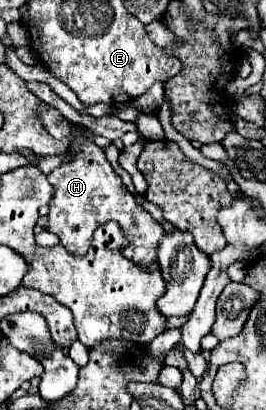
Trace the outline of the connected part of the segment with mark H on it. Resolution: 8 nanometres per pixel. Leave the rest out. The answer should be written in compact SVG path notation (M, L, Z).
M38 107L36 115L40 117L44 129L54 139L68 139L70 145L74 145L76 141L80 143L80 151L70 161L62 163L48 175L48 183L54 187L54 197L50 201L50 213L48 213L48 221L50 221L48 231L58 235L60 243L72 255L84 255L90 247L94 229L108 221L116 221L120 223L124 235L130 239L130 245L124 247L124 255L142 267L152 265L152 261L156 261L158 241L164 235L162 225L154 221L152 215L134 201L134 195L126 189L122 179L112 171L104 151L98 145L94 145L90 139L72 137L74 125L66 117L62 117L56 107Z

